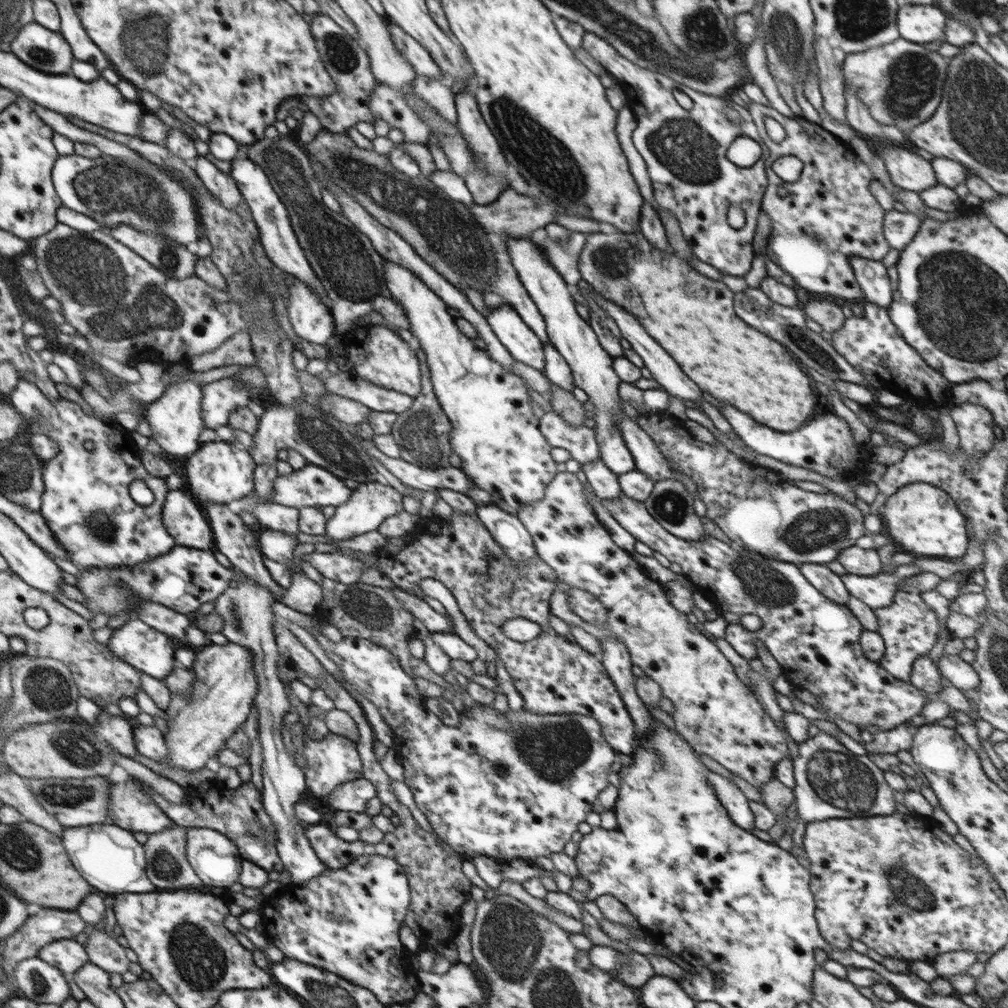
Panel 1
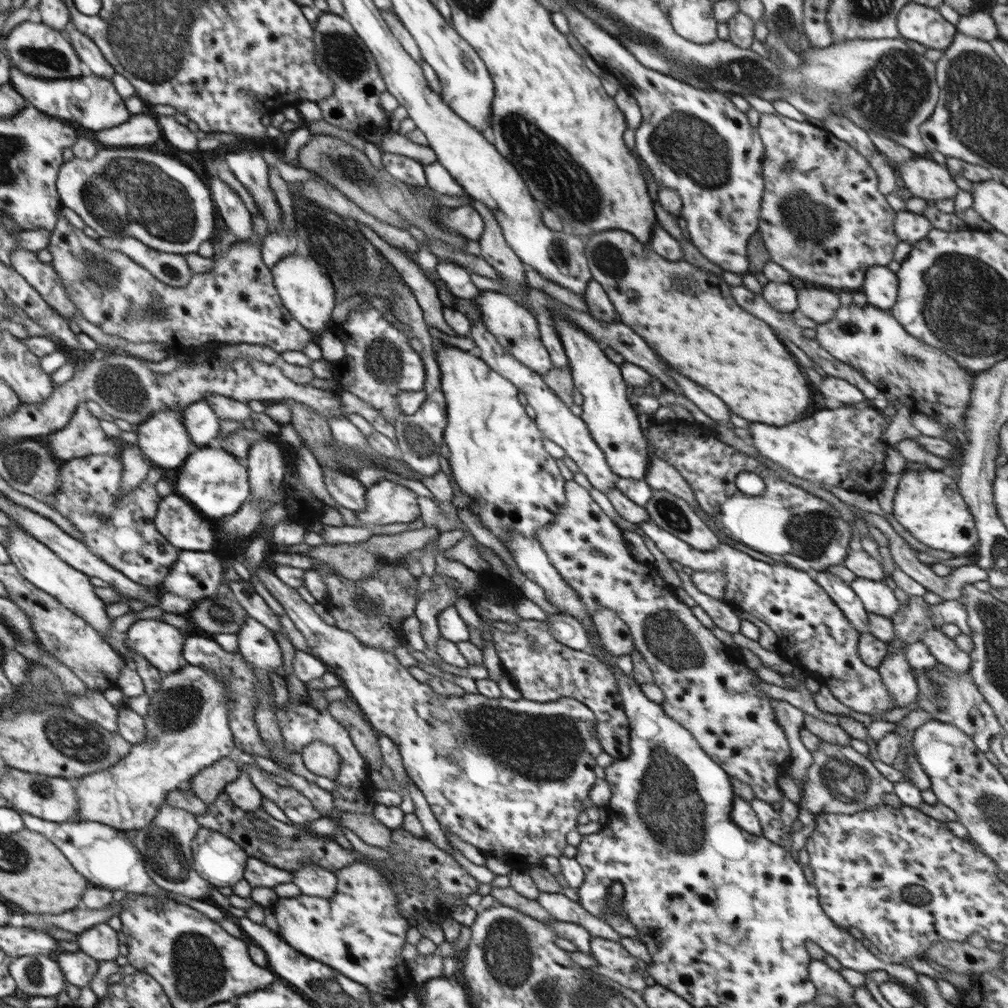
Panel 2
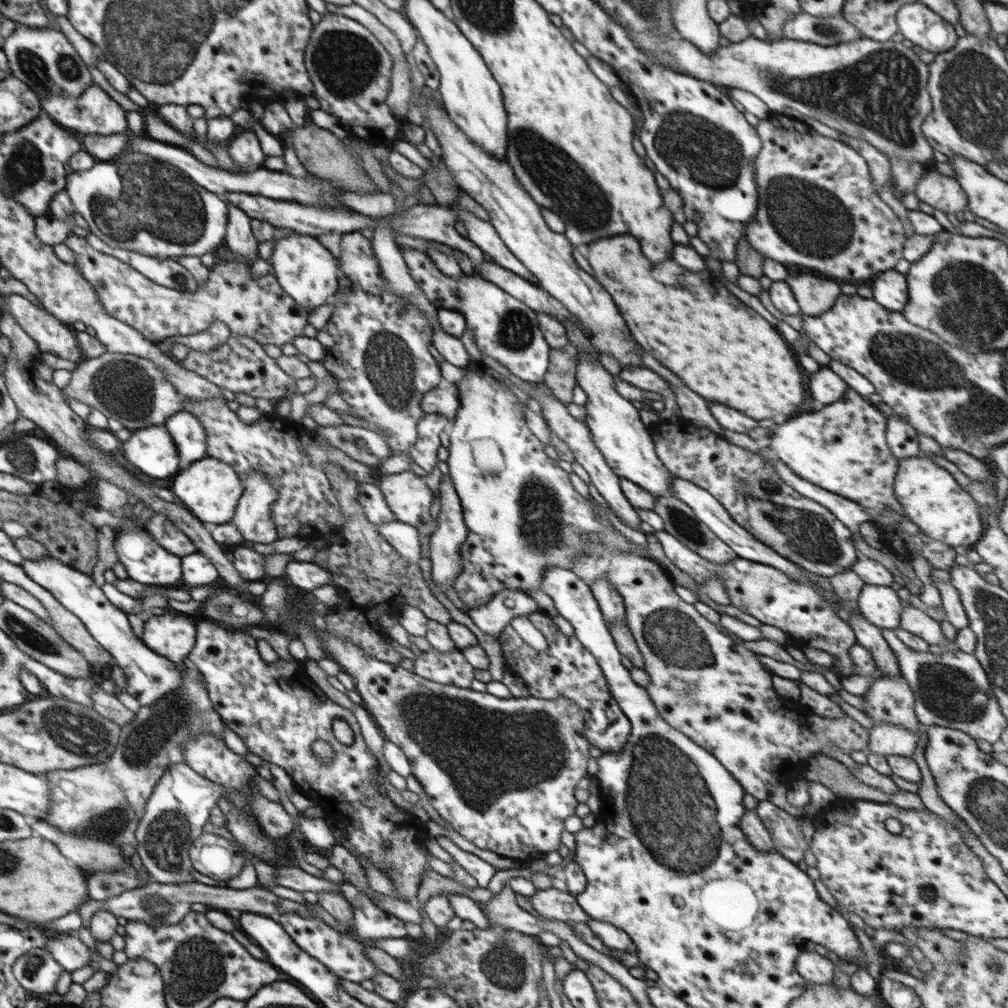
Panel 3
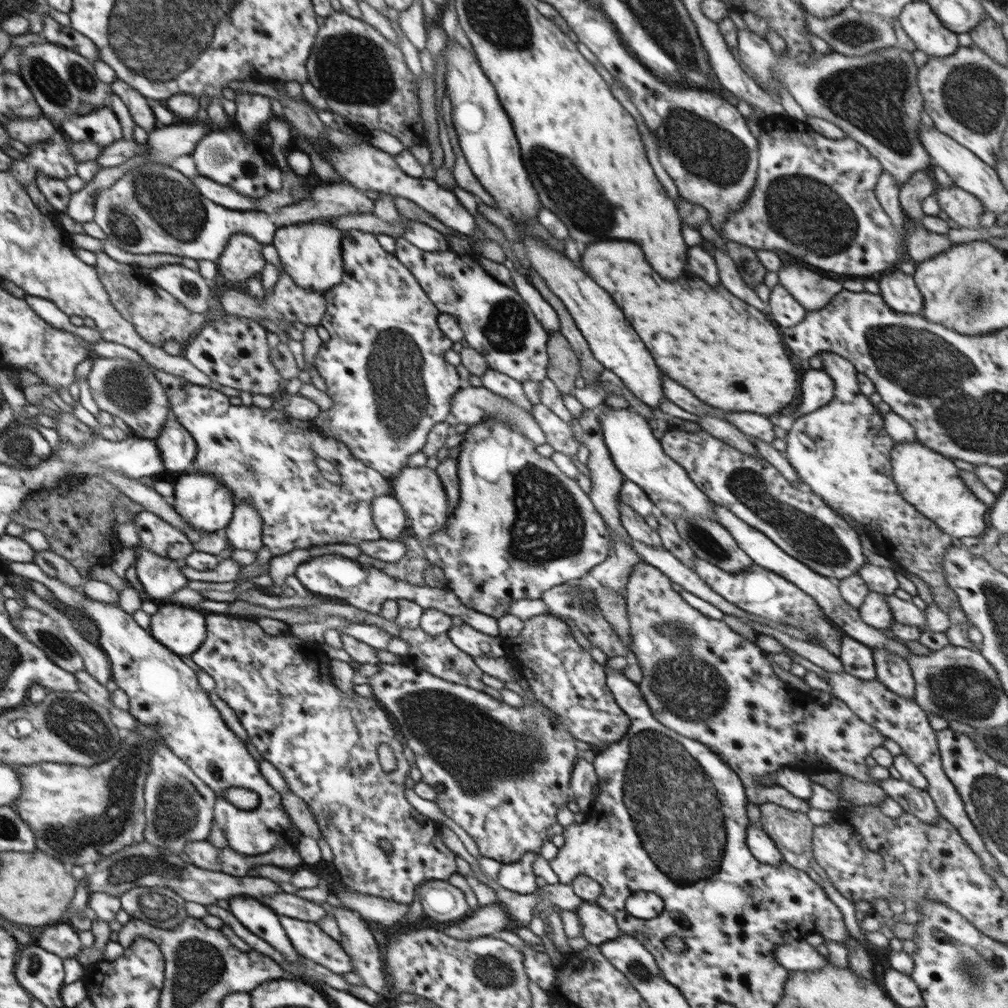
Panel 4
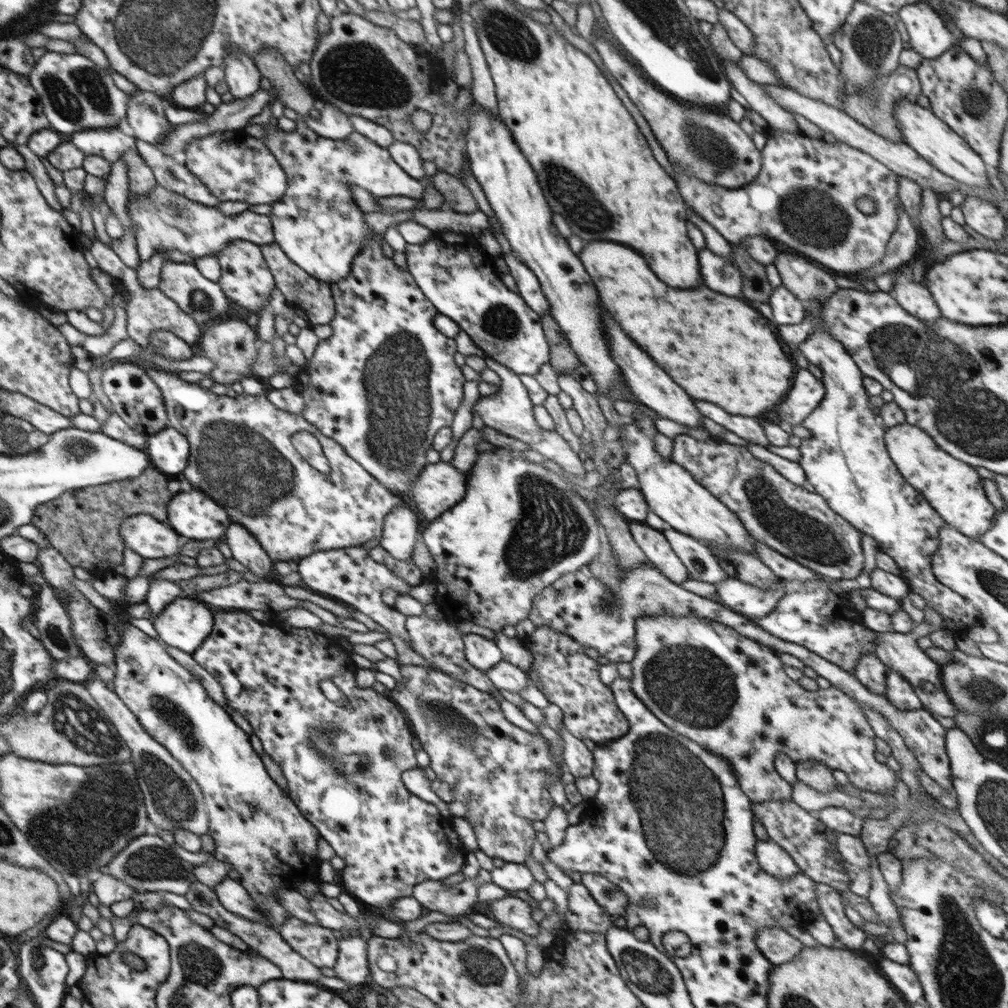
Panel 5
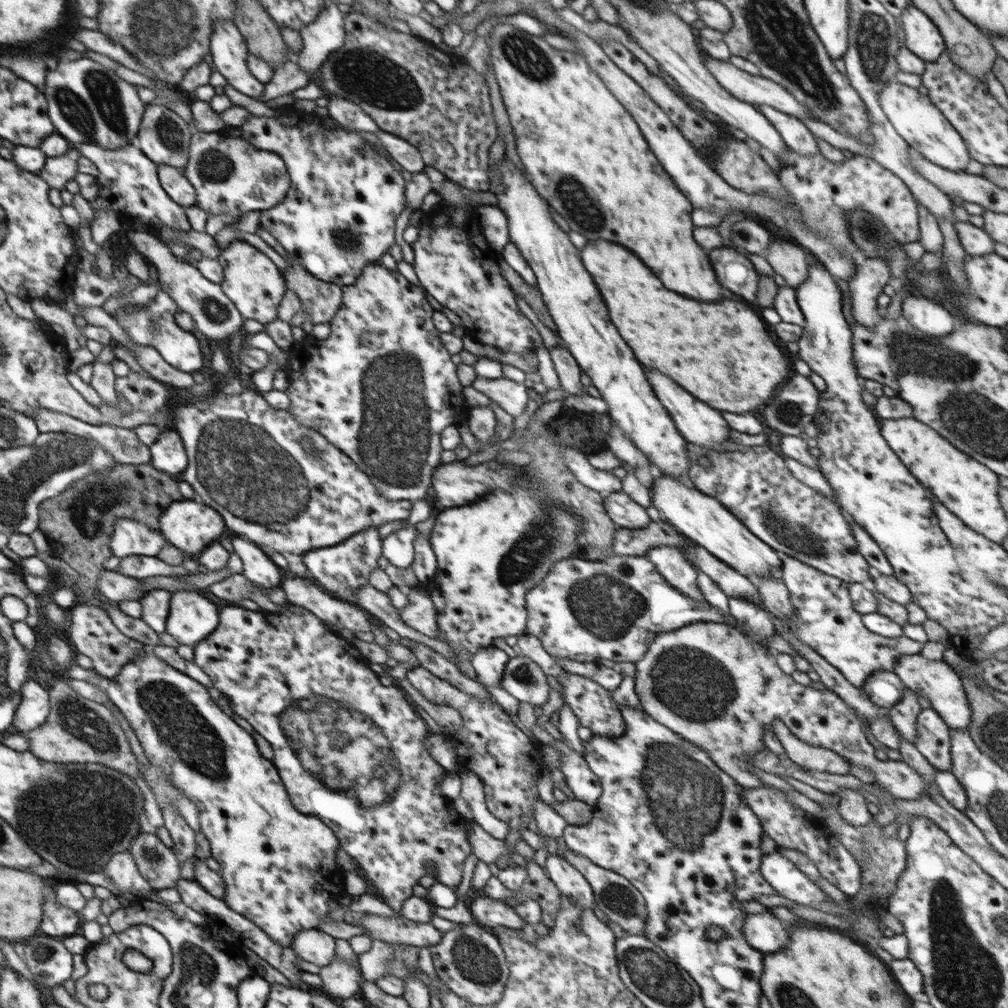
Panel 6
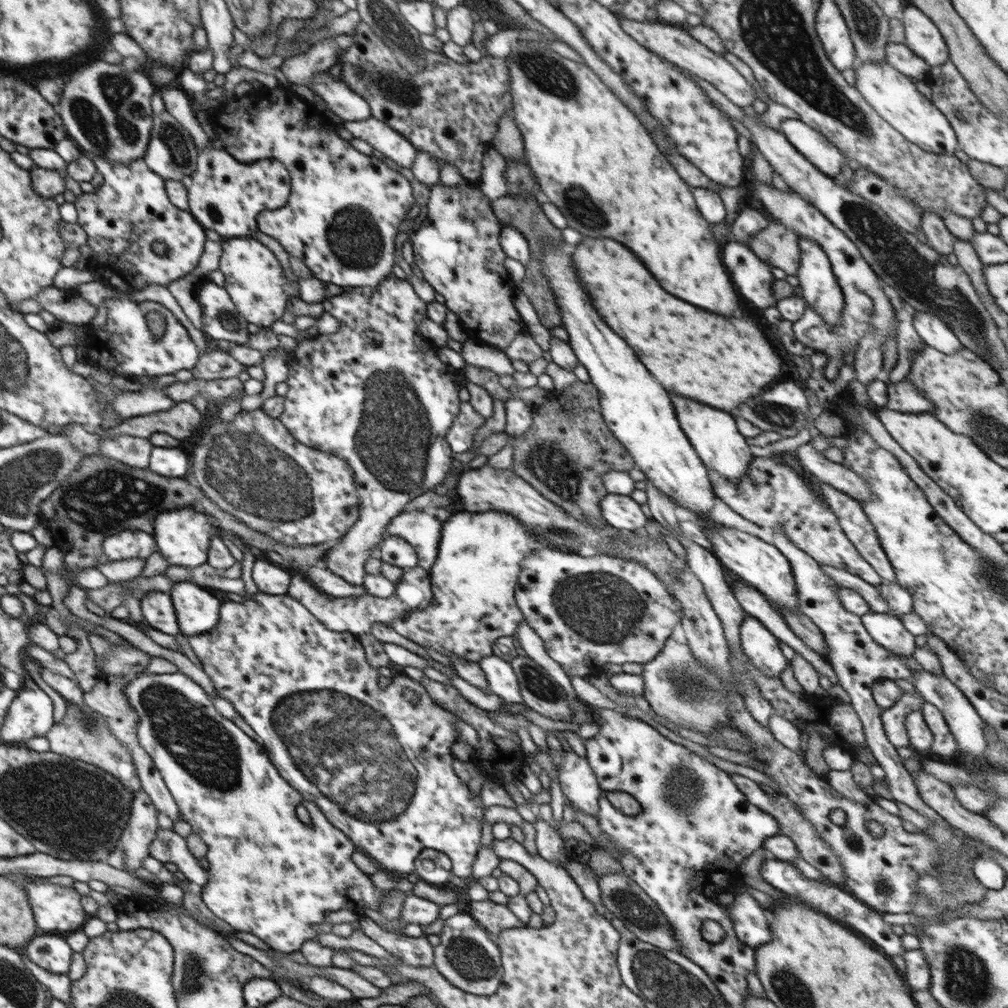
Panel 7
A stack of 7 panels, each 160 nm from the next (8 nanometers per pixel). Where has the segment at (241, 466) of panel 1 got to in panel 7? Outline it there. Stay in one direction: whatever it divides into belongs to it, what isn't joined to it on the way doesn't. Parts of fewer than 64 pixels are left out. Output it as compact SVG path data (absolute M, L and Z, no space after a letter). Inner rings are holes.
M183 506L159 514L154 521L153 537L157 551L172 566L196 568L208 560L211 540L219 530L208 521L209 513L200 513L192 506Z

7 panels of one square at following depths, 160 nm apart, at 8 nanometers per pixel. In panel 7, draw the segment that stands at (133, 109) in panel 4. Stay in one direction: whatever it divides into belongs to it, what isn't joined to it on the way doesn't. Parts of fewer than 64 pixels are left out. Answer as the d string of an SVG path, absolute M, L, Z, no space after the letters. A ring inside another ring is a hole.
M168 112L154 113L153 127L150 133L150 142L143 158L158 176L166 180L187 181L188 177L196 170L197 155L199 151L195 142L175 116Z

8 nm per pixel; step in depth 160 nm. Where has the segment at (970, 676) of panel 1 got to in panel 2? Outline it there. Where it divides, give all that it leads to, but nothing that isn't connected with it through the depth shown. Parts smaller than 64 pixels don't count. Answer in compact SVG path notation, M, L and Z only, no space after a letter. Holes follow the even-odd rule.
M936 628L926 631L923 643L936 657L937 662L941 662L956 674L970 670L971 656L969 652L960 650L954 639L948 638L942 631Z

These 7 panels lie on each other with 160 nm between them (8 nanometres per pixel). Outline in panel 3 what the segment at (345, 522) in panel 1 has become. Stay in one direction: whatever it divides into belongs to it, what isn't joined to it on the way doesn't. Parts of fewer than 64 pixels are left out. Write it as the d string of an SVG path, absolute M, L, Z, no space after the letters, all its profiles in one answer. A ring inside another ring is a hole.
M412 470L383 475L378 485L396 521L417 528L419 538L431 536L437 526L430 513L434 494L420 475Z

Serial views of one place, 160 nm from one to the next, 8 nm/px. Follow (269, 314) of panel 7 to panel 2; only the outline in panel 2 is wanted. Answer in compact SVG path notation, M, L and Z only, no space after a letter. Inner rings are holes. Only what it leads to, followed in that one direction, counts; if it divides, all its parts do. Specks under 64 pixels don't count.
M210 175L209 181L211 197L227 228L239 240L248 241L253 232L251 219L254 217L250 215L240 196L228 184L213 175Z

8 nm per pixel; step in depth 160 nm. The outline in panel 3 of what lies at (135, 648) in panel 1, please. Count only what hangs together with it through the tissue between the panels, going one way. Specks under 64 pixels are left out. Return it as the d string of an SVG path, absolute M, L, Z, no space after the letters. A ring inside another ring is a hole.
M175 610L163 615L150 615L144 622L142 642L152 651L170 659L177 667L185 668L182 660L194 648L197 625Z

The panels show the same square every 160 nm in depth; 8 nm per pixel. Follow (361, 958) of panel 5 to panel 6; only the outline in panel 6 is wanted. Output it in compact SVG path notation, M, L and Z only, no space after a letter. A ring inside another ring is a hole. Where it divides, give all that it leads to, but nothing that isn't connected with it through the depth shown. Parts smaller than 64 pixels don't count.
M337 957L328 966L321 967L319 976L322 979L319 989L335 999L352 998L361 989L361 971Z

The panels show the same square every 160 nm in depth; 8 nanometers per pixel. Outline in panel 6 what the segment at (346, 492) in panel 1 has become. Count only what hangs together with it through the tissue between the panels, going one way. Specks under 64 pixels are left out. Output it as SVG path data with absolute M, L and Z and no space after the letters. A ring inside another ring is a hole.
M415 526L402 527L383 539L382 552L395 567L408 568L416 562L414 539L417 530Z

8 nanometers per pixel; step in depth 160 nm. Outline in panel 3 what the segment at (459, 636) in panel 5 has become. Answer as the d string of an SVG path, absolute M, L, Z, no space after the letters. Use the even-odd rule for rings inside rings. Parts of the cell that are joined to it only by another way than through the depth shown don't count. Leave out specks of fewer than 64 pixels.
M432 647L428 652L422 651L422 654L413 662L418 676L443 685L470 689L470 684L474 682L475 668L459 649L440 652Z

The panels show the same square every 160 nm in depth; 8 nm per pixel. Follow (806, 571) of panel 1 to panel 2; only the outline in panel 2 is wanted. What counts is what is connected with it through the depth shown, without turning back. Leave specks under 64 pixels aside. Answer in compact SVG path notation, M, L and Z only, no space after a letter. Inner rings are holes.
M827 570L818 571L814 582L822 590L826 590L830 598L836 603L838 608L841 608L844 616L846 616L850 624L852 624L859 634L870 632L866 609L848 583L830 574Z

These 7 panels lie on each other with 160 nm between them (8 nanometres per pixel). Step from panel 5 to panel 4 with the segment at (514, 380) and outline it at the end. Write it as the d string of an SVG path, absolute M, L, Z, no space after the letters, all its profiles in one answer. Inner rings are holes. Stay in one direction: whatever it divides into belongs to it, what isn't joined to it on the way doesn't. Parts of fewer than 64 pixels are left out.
M464 385L460 390L453 396L451 402L451 421L458 421L462 424L478 424L487 418L495 418L495 420L503 420L509 426L513 426L516 432L521 432L524 437L530 439L534 445L540 446L547 444L546 436L536 420L526 409L521 406L514 404L508 397L500 396L491 390L486 388L473 388L468 385Z

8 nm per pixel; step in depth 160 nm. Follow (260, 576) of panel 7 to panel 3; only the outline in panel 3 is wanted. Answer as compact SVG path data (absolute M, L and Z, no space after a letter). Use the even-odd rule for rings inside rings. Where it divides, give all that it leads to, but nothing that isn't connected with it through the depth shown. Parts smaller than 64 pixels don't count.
M257 470L246 477L244 485L231 522L236 524L246 542L270 543L278 540L271 515L271 504L276 500L277 490Z

